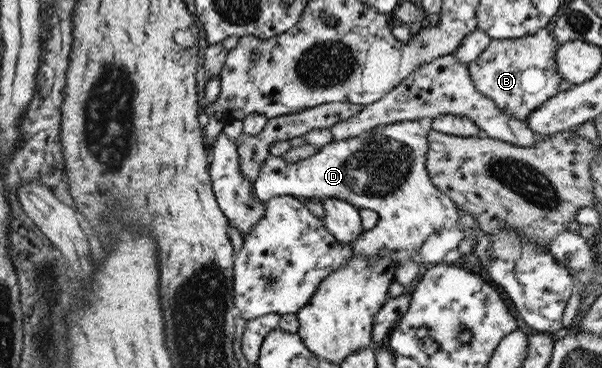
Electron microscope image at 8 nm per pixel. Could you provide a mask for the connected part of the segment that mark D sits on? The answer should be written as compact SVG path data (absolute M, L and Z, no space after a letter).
M403 120L376 126L360 135L332 140L314 155L290 163L283 157L268 155L262 159L252 193L258 201L276 196L297 199L334 197L344 200L358 210L372 210L377 215L373 231L365 231L352 242L351 252L363 257L386 257L401 263L410 259L414 250L432 232L442 228L458 228L464 237L475 240L472 255L487 269L492 258L488 235L478 228L464 231L458 224L457 207L450 198L430 182L425 168L428 151L426 127L418 120Z

